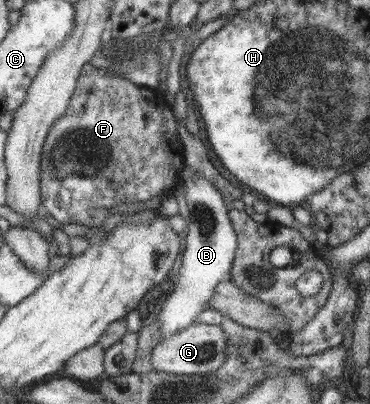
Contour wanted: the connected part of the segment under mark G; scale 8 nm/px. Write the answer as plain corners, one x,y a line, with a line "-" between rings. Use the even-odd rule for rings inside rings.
195,322
171,337
159,341
151,351
150,365
154,371
174,375
206,375
216,371
225,362
227,339
219,325

